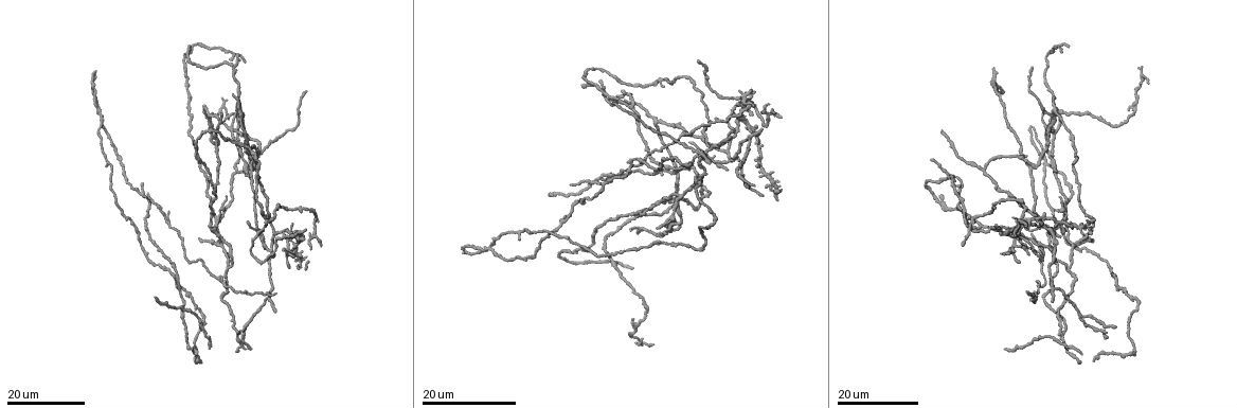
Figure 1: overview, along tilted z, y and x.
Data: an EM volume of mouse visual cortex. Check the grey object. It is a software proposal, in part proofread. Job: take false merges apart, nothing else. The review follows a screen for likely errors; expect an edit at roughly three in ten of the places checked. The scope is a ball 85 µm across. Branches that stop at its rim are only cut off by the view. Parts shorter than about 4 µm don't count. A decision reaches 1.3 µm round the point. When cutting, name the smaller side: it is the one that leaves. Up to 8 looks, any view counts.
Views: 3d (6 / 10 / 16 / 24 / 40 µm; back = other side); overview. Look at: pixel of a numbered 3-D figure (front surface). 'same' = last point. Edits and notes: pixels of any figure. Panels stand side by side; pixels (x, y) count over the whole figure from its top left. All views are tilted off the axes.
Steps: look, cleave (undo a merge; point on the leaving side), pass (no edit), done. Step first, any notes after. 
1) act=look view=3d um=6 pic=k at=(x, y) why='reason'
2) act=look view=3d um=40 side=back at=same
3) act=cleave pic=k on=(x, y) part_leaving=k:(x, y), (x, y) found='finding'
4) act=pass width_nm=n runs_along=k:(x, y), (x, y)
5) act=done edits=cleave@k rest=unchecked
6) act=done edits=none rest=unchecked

act=look view=3d um=24 pic=1 at=(1070, 272)

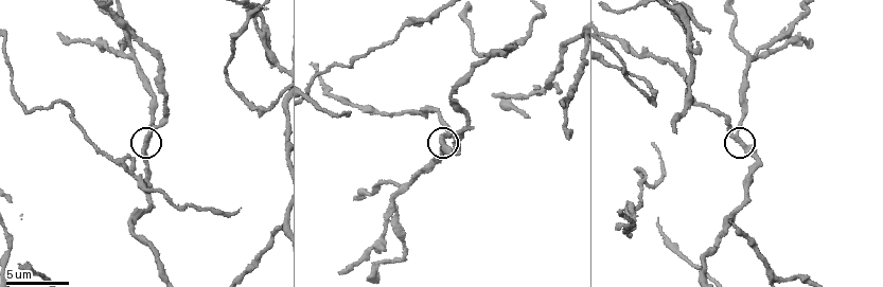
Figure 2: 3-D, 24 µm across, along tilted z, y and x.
act=look view=3d um=6 pic=2 at=(738, 135)

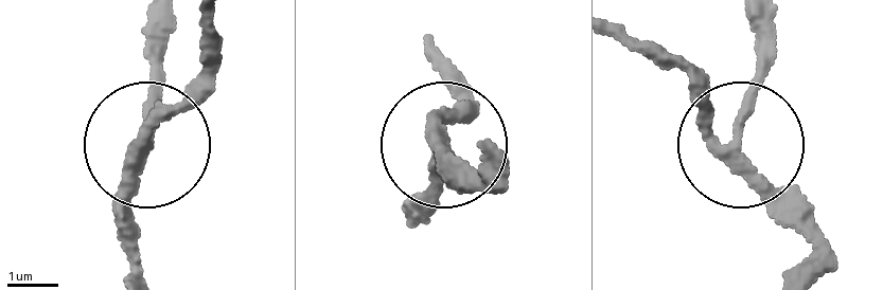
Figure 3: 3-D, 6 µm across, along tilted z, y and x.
act=pass width_nm=230 runs_along=3:(614, 29), (666, 53), (716, 131), (822, 243) found='all the same cell'

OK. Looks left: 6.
act=look view=3d um=16 pic=1 at=(215, 219) why='a fork'

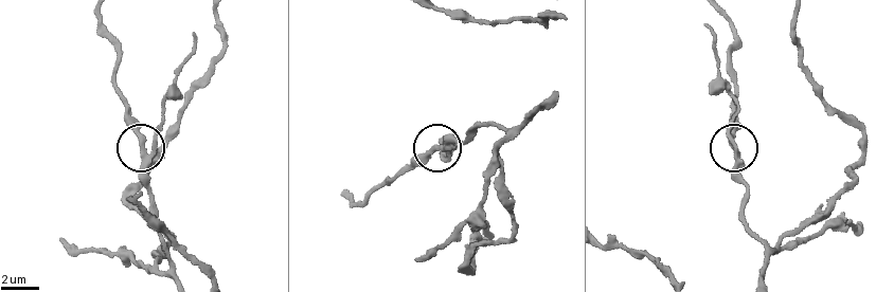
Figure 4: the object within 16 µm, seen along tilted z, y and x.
act=look view=3d um=10 pic=4 at=(146, 139) why='zoom in'

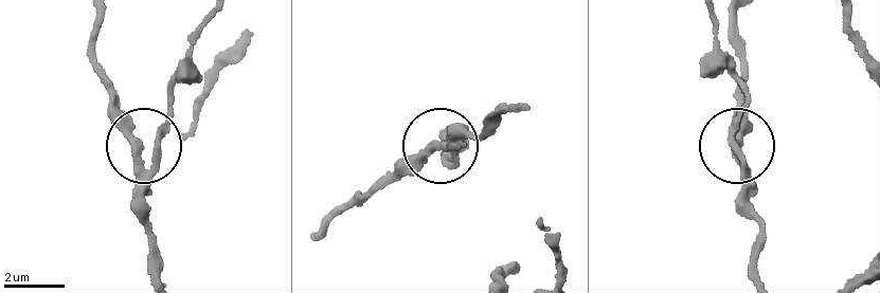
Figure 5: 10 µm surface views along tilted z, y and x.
act=pass width_nm=250 runs_along=5:(157, 271), (139, 161), (165, 120), (168, 93) found='continuous, no second cell'

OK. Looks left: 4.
act=look view=3d um=10 pic=2 at=(390, 207) why='side arm on a straight run'

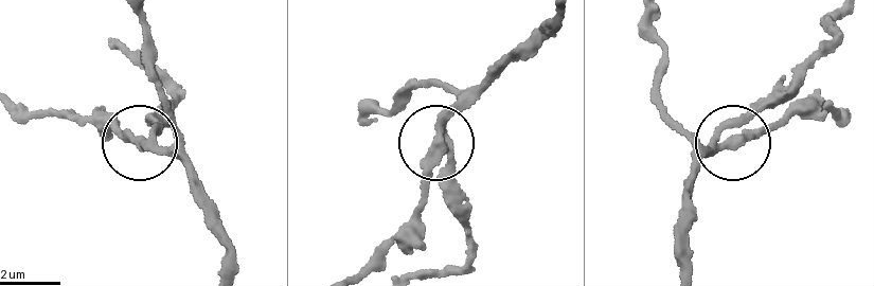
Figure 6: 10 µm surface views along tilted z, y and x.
act=look view=3d um=10 side=back pic=6 at=(440, 150)

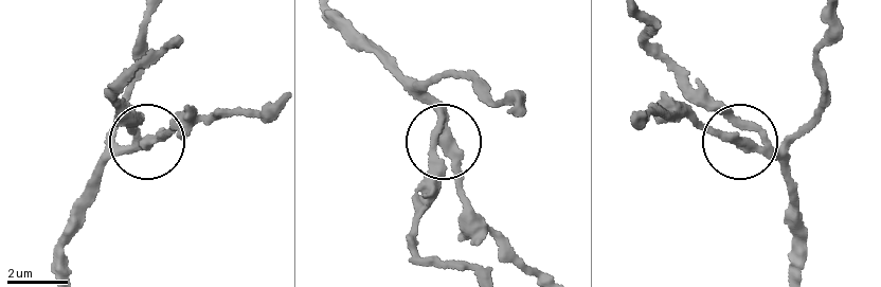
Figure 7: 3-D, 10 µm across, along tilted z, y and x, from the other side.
act=pass width_nm=280 runs_along=7:(335, 12), (441, 119), (466, 211) found='all the same cell'

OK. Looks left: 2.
act=look view=3d um=24 pic=1 at=(748, 138)

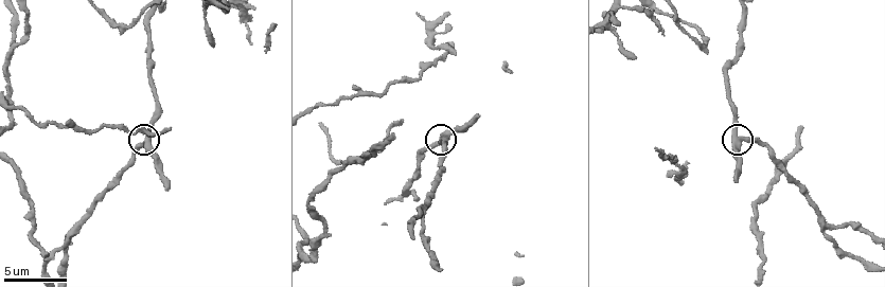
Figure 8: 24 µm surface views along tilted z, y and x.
act=look view=3d um=6 pic=8 at=(742, 139)

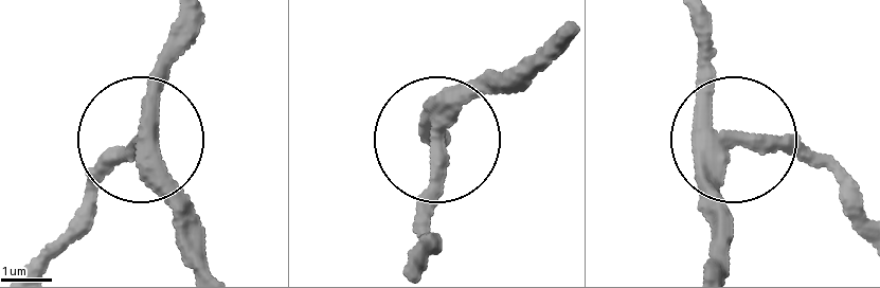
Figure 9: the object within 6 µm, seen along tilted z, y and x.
act=pass runs_along=9:(177, 8), (156, 112), (87, 195) found='one cell here'

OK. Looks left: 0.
act=done edits=none rest=unchecked

